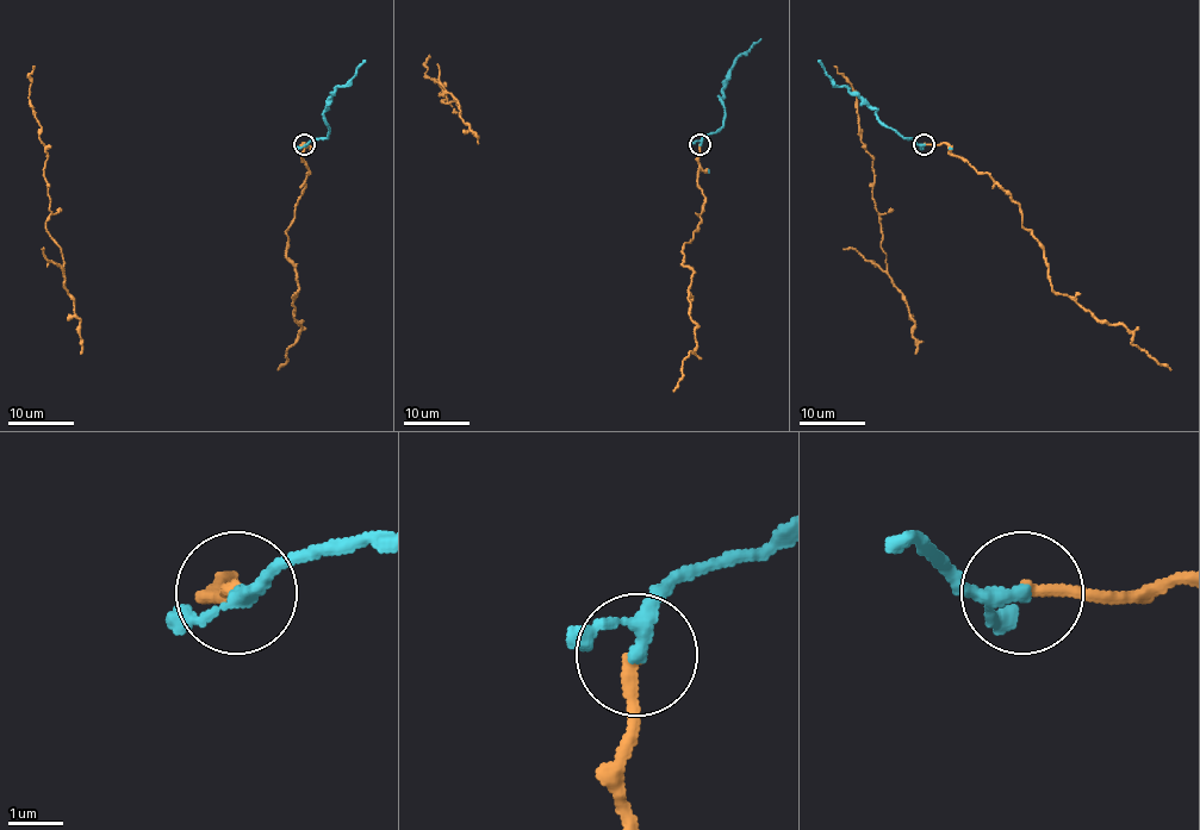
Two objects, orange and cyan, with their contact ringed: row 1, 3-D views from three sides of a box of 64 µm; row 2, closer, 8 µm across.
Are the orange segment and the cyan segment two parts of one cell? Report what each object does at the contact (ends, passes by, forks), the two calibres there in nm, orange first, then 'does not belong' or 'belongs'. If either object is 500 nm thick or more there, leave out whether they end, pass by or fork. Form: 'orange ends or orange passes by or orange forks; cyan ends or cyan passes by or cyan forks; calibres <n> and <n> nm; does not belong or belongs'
orange ends; cyan passes by; calibres 240 and 240 nm; belongs

